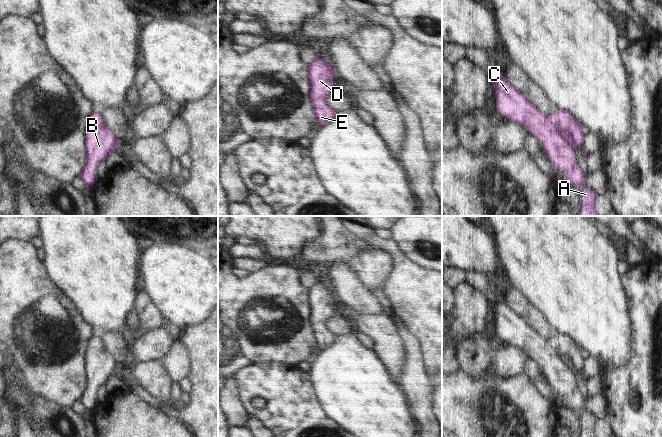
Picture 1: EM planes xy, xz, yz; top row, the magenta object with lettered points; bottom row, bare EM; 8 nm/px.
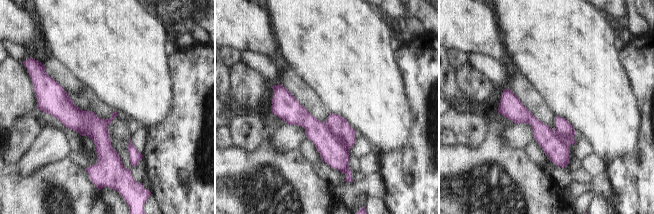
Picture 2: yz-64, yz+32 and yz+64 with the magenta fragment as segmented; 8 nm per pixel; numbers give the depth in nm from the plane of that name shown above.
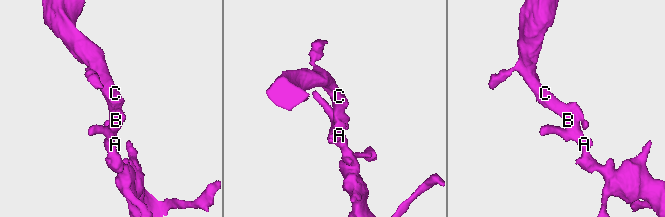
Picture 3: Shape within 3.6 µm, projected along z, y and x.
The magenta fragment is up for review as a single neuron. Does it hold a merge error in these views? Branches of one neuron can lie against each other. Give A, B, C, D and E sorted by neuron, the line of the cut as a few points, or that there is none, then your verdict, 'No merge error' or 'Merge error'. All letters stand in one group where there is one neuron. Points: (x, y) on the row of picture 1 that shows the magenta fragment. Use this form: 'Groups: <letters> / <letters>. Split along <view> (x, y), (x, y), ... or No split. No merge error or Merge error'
Groups: A B C D E. No split. No merge error.

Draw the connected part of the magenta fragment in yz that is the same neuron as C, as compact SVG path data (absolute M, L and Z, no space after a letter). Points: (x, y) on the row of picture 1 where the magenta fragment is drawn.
M492 73L492 89L495 90L496 107L498 112L514 123L522 124L528 132L537 137L542 144L545 156L554 167L565 174L565 183L575 185L581 189L581 209L578 216L598 216L594 209L597 193L583 187L585 177L576 161L575 147L581 148L584 135L574 116L565 110L555 109L549 117L532 105L505 77L499 78Z

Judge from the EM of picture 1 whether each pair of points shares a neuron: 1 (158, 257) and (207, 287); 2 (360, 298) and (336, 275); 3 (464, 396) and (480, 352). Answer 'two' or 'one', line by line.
1: one
2: one
3: two

